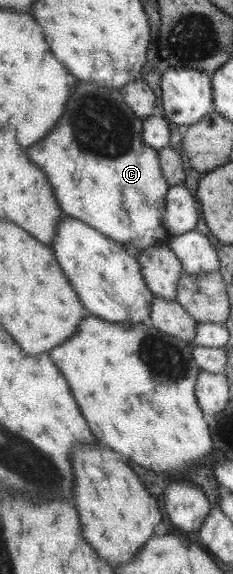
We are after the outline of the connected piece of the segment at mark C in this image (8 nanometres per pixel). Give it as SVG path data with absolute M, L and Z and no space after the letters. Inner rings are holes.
M78 83L54 129L40 143L30 145L25 151L28 159L44 171L60 213L80 220L116 243L129 243L134 255L154 243L166 243L170 238L161 221L164 195L169 185L163 178L157 151L141 141L140 127L141 120L138 121L132 110L124 105L118 91L92 83Z

